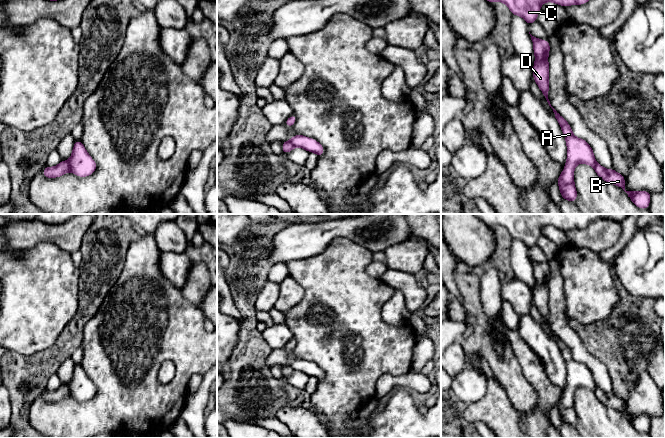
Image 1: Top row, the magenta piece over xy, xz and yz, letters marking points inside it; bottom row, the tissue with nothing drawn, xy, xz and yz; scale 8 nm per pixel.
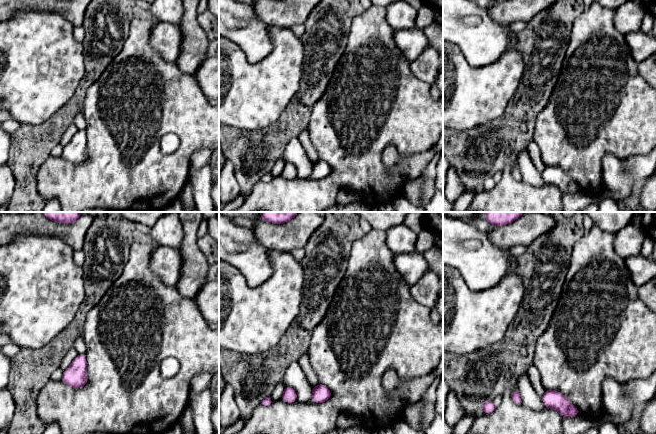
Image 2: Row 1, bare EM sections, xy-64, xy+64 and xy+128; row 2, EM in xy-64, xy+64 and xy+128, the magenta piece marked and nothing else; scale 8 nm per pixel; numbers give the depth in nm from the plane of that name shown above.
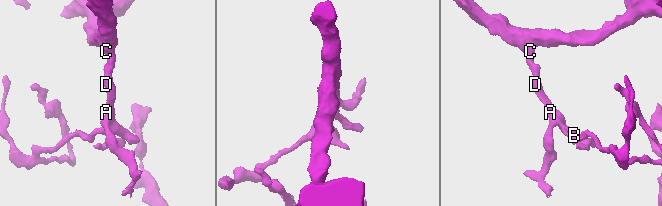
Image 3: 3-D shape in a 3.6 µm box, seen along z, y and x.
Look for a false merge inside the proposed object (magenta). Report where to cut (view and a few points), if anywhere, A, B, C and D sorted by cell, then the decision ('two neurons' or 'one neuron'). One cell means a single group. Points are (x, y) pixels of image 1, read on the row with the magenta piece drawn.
cut xy (66, 161), (71, 170); groups A C D / B; two neurons

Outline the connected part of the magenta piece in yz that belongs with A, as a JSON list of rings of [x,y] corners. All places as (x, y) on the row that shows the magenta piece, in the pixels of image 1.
[[[531,36],[533,42],[533,50],[535,54],[535,64],[533,65],[533,78],[539,89],[545,96],[549,106],[553,109],[555,118],[557,119],[562,132],[565,136],[567,144],[567,161],[563,172],[557,179],[557,183],[561,192],[561,197],[575,203],[577,198],[577,190],[574,184],[574,168],[577,164],[588,164],[592,167],[597,163],[591,146],[584,140],[573,135],[572,128],[569,123],[560,115],[550,104],[548,99],[549,93],[549,64],[548,54],[550,44],[548,40],[541,40]]]

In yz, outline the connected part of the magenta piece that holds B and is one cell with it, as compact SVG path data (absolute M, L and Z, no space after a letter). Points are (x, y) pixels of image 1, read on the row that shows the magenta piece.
M596 163L594 170L605 182L621 187L637 207L640 209L649 208L651 193L648 191L626 191L624 176L616 172L614 169L605 169L600 164Z

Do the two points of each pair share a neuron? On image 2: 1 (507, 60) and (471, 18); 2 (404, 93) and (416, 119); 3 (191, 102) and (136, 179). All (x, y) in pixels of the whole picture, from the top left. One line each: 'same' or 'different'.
1: different
2: same
3: same

